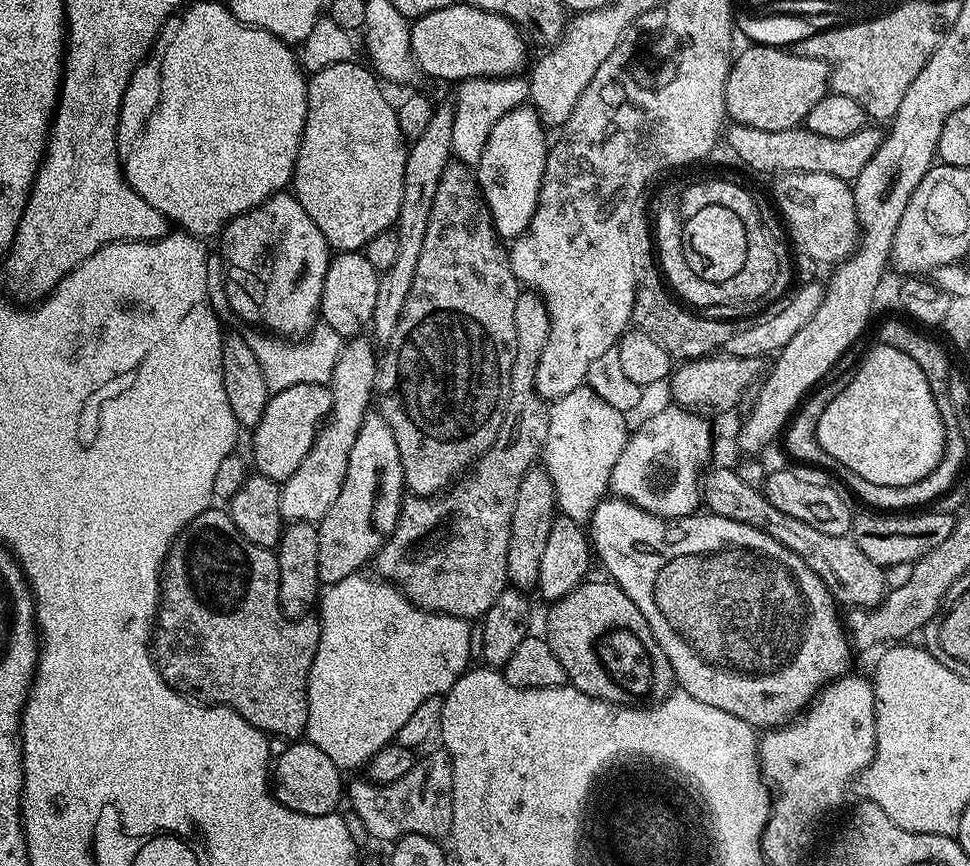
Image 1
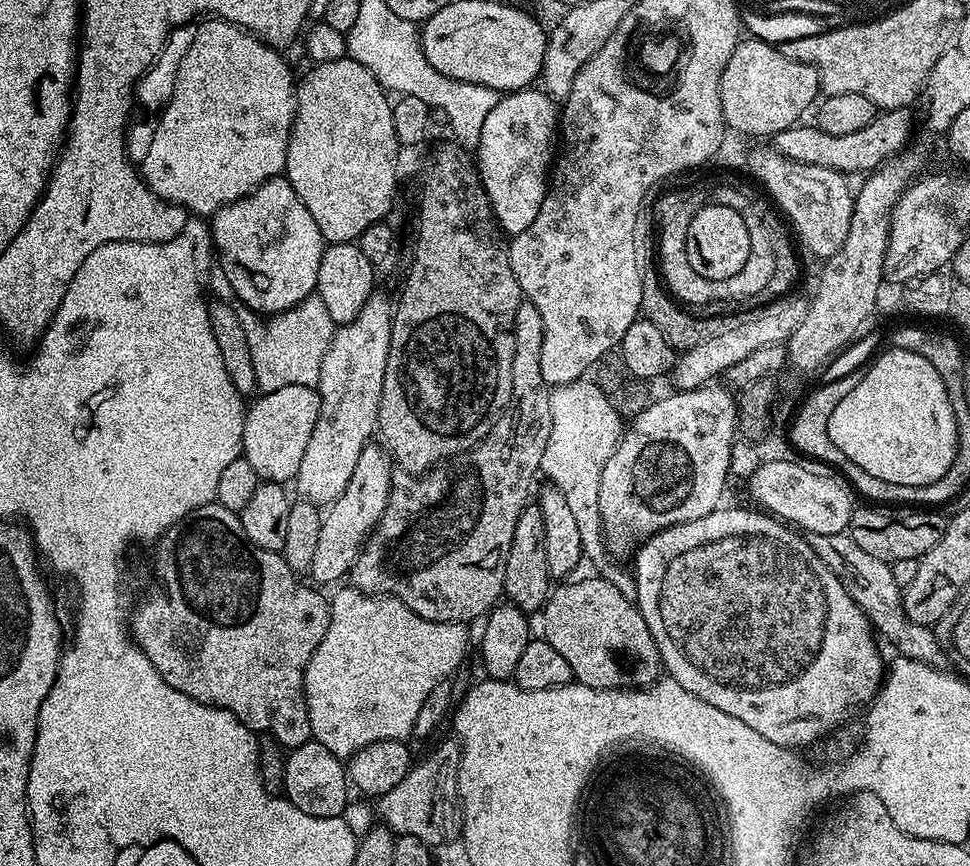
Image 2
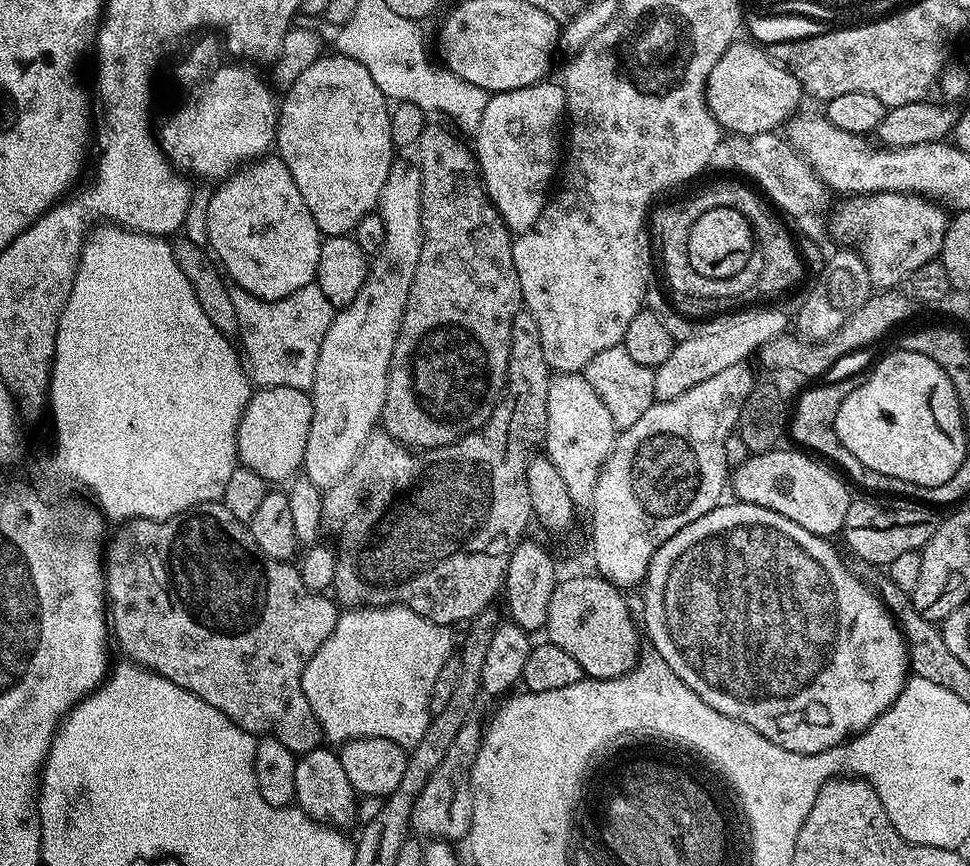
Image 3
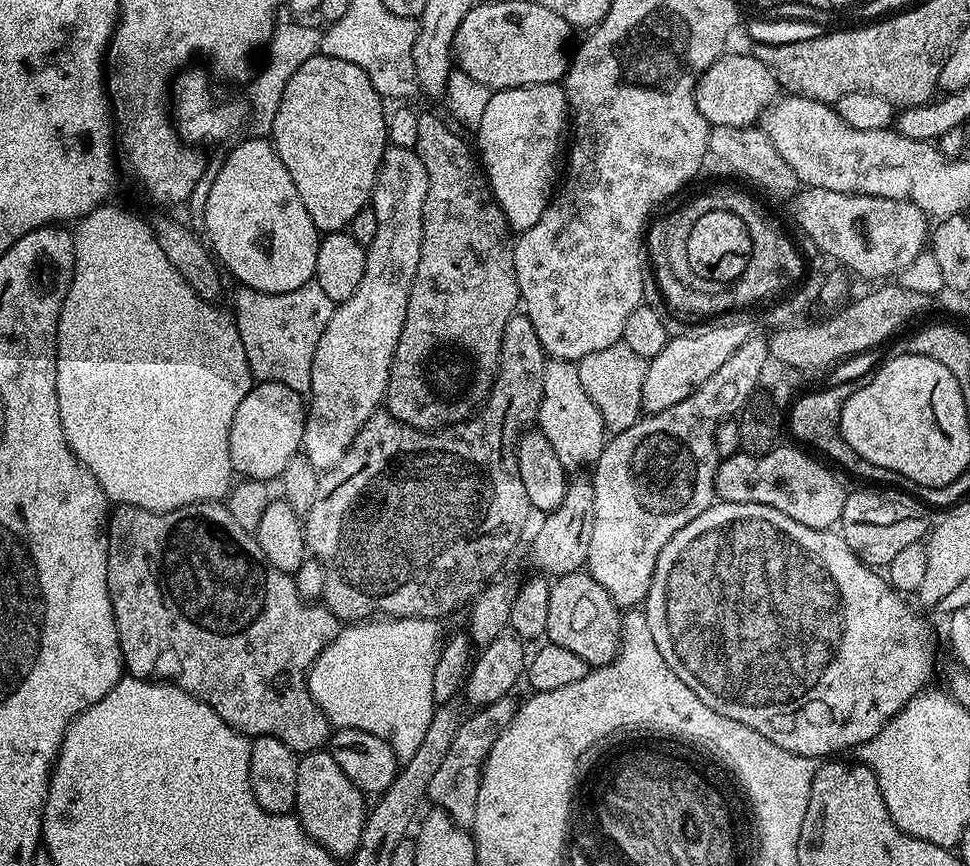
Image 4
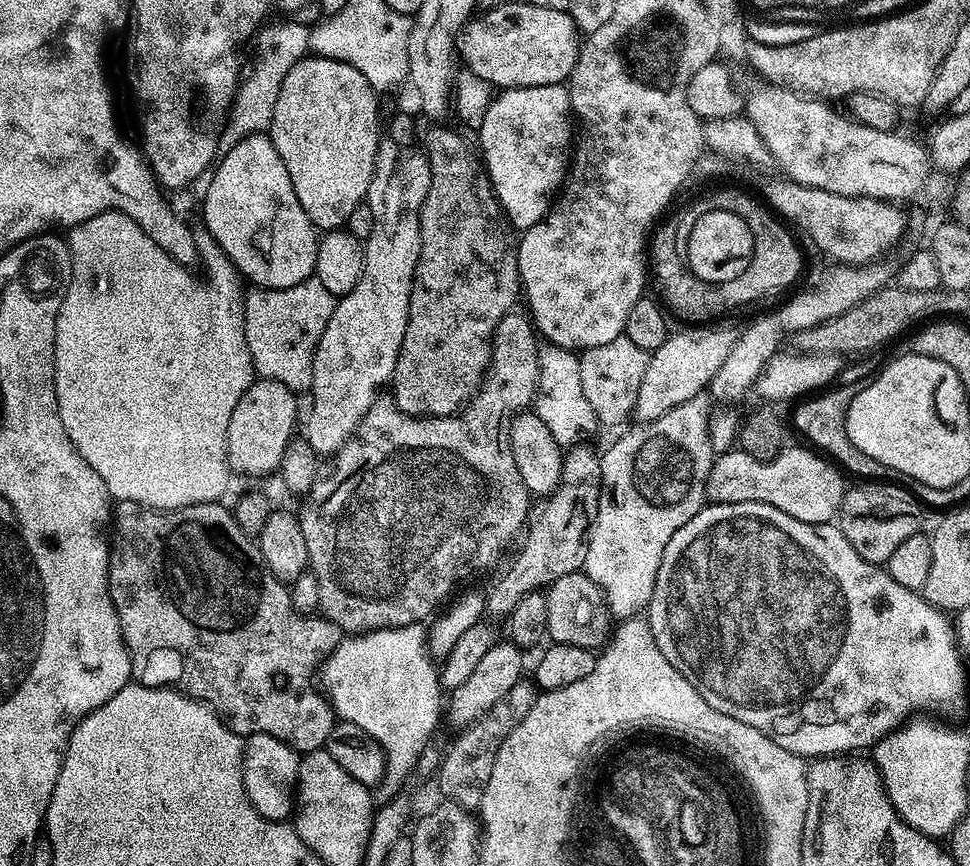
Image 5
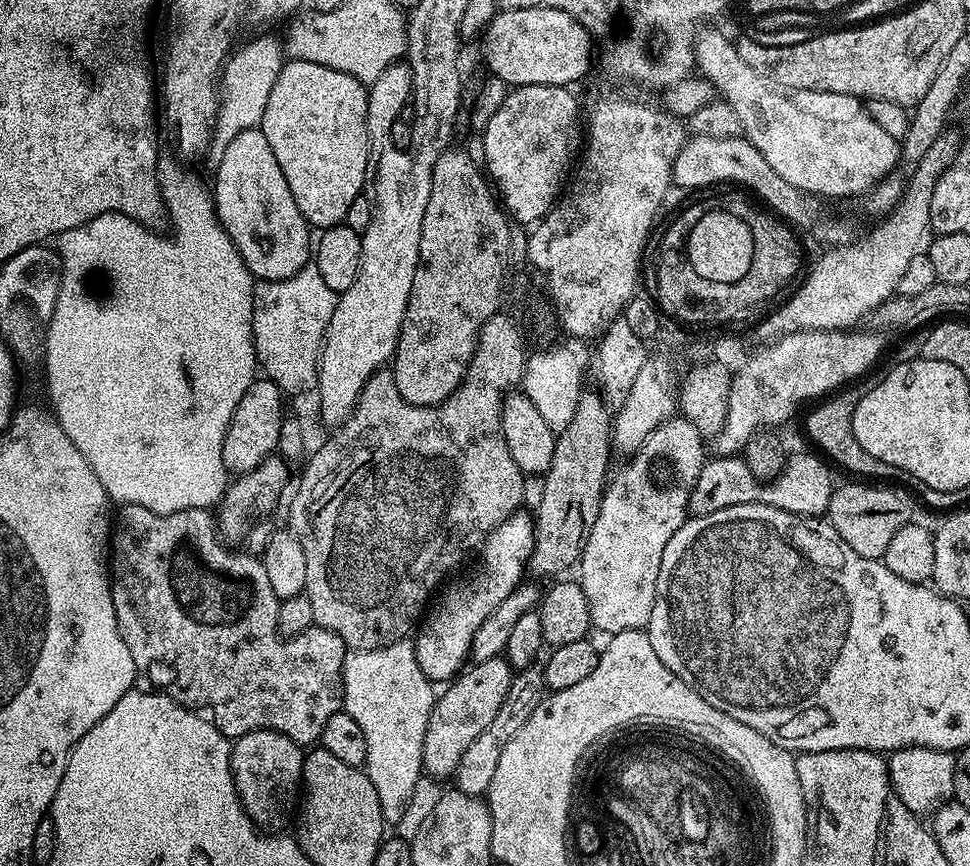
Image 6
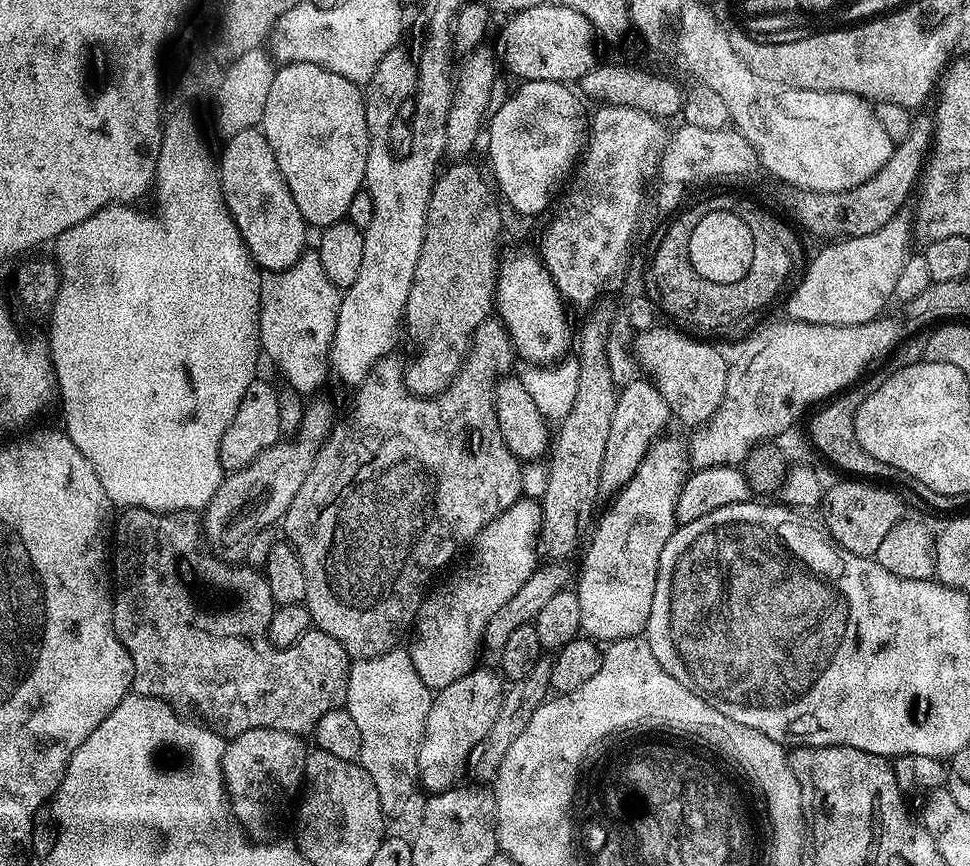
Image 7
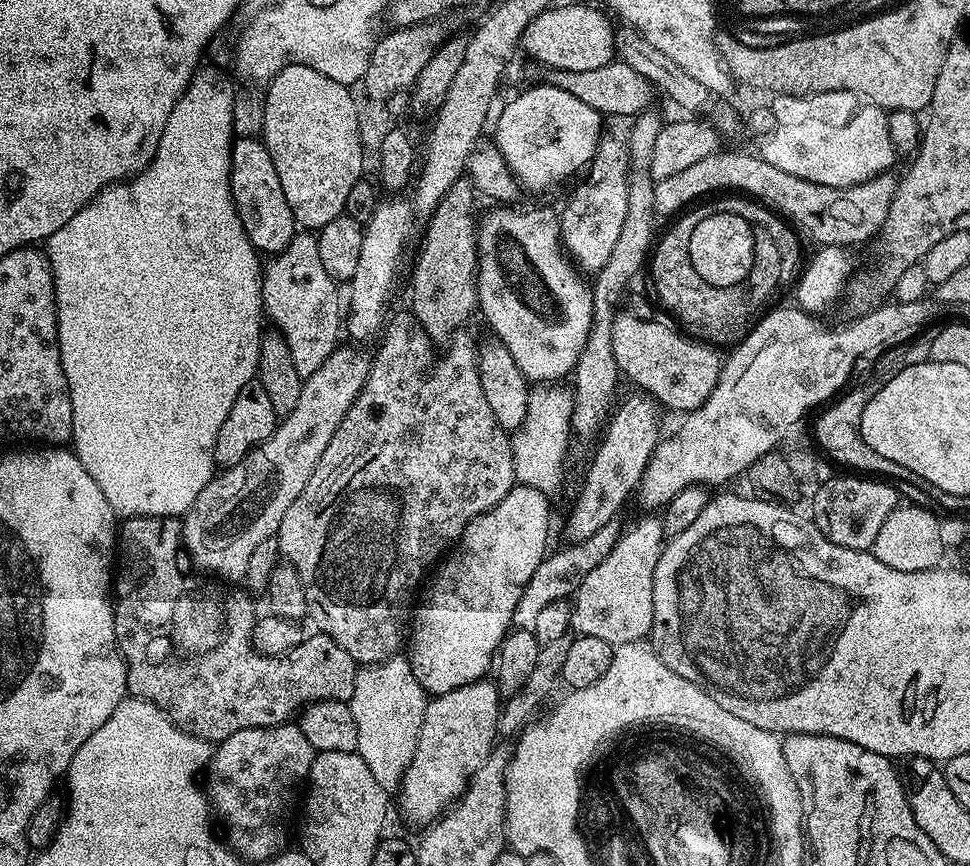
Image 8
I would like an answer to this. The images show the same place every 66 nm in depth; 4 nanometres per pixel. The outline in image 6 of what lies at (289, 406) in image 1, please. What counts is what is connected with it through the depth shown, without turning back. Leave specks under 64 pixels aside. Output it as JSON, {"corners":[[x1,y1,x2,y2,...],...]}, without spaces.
{"corners":[[267,378,253,380,246,394,242,394,242,402,238,402,238,410,234,410,234,418,230,418,230,426,222,442,222,462,227,472,245,476,277,451,286,415,283,399,280,387]]}

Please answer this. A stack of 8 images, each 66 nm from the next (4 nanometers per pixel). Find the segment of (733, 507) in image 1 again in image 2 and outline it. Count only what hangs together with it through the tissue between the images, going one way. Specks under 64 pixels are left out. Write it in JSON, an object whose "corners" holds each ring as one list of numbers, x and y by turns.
{"corners":[[807,533,808,544,822,558,828,569,842,581,844,589,854,598,856,605,867,614,873,629,890,640,896,646,899,656,922,662,932,667,945,667,947,656,937,638,935,631,927,624,910,622,905,614,903,591,894,581,894,574,889,561,867,554,849,533,830,534]]}

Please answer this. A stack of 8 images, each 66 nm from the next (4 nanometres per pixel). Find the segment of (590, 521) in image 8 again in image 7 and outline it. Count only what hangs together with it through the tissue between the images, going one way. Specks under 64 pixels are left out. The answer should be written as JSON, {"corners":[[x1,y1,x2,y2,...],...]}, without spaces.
{"corners":[[647,378,632,380,619,389,614,418,610,418,610,434,606,438,606,455,602,457,600,471,600,495,604,498,615,497,621,488,634,478,642,458,656,443,660,432,670,421,670,413,662,394,658,394,652,381]]}

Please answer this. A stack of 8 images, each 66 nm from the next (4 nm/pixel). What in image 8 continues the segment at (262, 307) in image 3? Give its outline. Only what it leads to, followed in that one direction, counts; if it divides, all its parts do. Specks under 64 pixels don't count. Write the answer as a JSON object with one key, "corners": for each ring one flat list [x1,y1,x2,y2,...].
{"corners":[[297,231,294,239,283,248,281,252,275,253,272,260,263,265,262,275,262,298,264,299,264,310,269,321,274,323,275,331,280,333,280,337,286,342,290,350,290,358,294,358,294,370,298,370,301,378,307,378,330,358,330,354,341,343,340,332,336,327,342,324,342,296,336,293,337,281,326,274,322,266,322,258,318,255,318,242,316,236,311,231]]}

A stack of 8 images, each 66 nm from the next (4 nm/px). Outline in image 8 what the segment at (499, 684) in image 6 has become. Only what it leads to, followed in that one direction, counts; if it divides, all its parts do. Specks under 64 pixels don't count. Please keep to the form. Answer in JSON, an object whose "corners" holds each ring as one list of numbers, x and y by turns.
{"corners":[[485,679,429,701,414,758,398,789,400,808,410,823,431,826,460,799,472,775,488,761,497,743,501,711,499,689,493,681]]}

